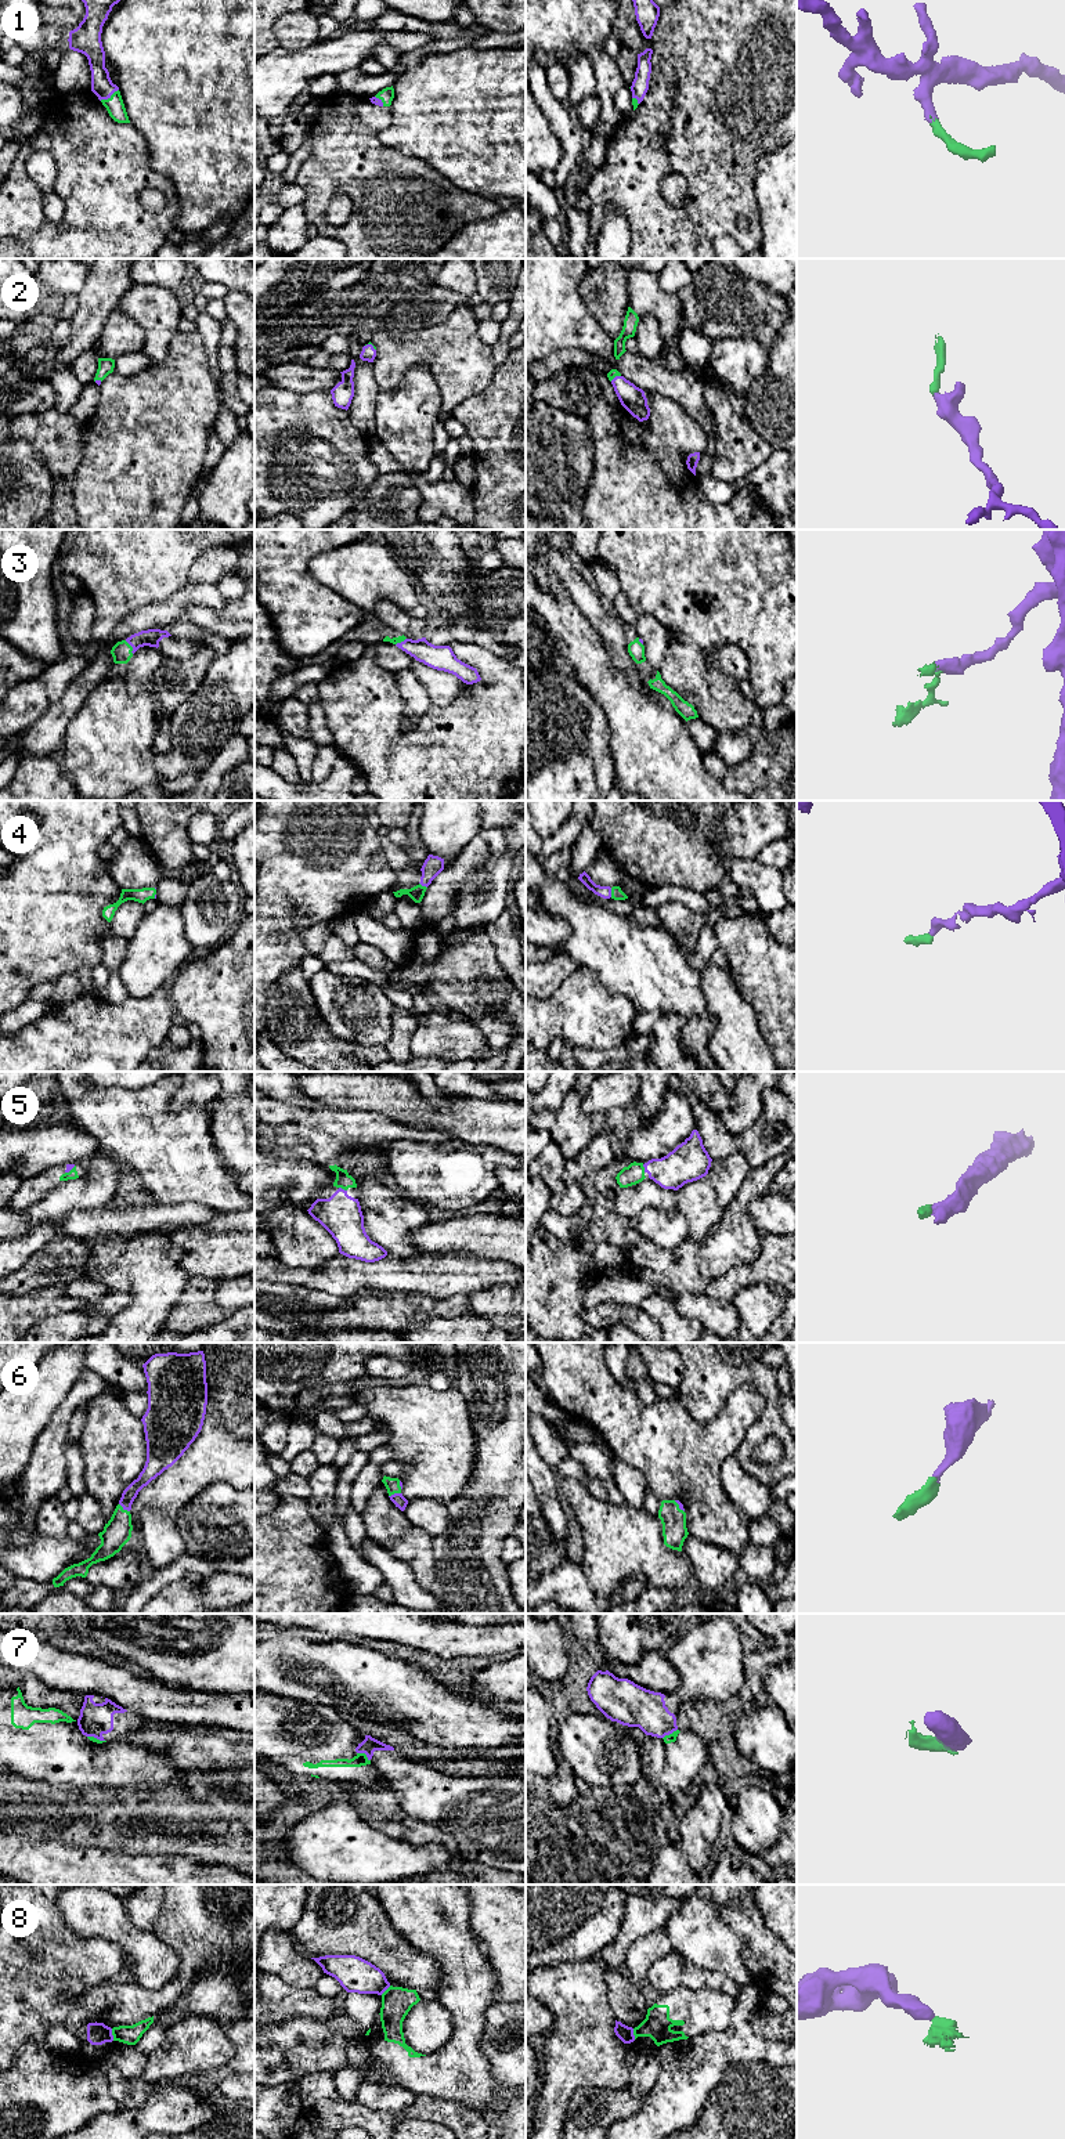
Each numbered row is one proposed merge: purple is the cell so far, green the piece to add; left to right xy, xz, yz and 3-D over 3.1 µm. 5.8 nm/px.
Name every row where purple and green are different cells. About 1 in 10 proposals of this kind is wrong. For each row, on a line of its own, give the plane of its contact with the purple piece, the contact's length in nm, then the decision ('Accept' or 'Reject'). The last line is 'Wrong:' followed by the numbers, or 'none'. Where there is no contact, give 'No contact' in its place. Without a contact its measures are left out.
1: Touches purple in xy. Shared border 130 nm. Accept
2: Touches purple in xz. Shared border 70 nm. Accept
3: Touches purple in xy. Shared border 90 nm. Accept
4: Touches purple in yz. Shared border 60 nm. Accept
5: Touches purple in xz. Shared border 50 nm. Accept
6: Touches purple in xy. Shared border 80 nm. Accept
7: Touches purple in xz. Shared border 90 nm. Reject
8: Touches purple in xy. Shared border 70 nm. Reject
Wrong: 7, 8

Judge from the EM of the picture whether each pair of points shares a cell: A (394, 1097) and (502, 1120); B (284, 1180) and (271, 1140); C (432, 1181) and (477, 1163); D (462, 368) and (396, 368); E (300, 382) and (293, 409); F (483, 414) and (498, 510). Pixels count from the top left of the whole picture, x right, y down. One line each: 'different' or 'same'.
A: same
B: different
C: same
D: same
E: different
F: same

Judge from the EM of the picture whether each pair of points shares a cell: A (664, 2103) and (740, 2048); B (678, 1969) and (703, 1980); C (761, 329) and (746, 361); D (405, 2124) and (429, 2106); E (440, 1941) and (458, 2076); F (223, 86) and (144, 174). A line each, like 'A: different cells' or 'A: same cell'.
A: same cell
B: same cell
C: different cells
D: different cells
E: same cell
F: different cells

